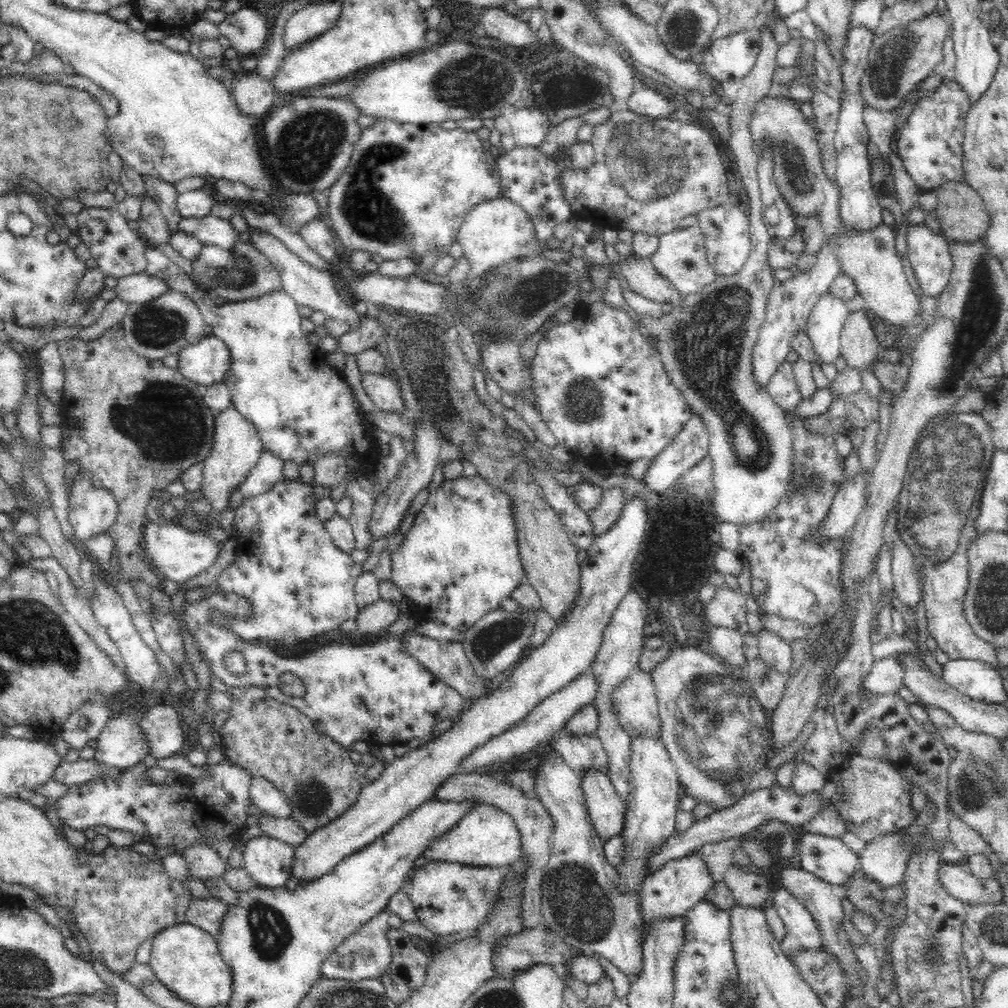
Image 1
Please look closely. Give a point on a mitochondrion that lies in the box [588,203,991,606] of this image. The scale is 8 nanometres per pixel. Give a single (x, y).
(705, 345)

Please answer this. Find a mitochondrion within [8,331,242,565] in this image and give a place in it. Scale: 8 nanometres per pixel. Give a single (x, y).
(127, 416)

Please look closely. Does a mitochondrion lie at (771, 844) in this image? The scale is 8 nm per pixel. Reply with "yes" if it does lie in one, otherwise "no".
yes

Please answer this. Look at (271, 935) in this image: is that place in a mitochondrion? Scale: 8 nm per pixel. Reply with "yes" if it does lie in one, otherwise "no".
yes

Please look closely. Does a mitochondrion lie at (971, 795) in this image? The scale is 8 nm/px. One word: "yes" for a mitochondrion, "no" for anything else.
yes

